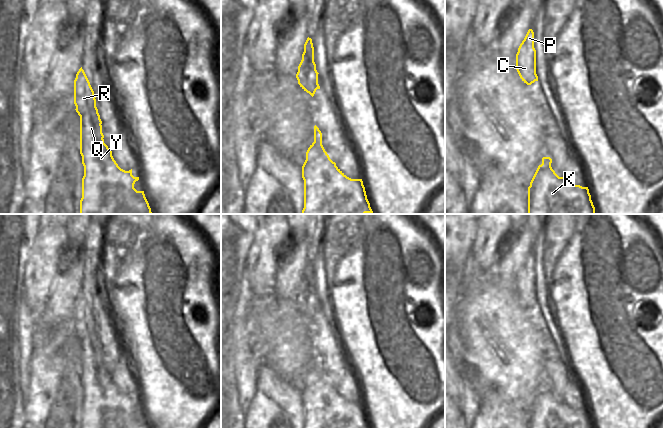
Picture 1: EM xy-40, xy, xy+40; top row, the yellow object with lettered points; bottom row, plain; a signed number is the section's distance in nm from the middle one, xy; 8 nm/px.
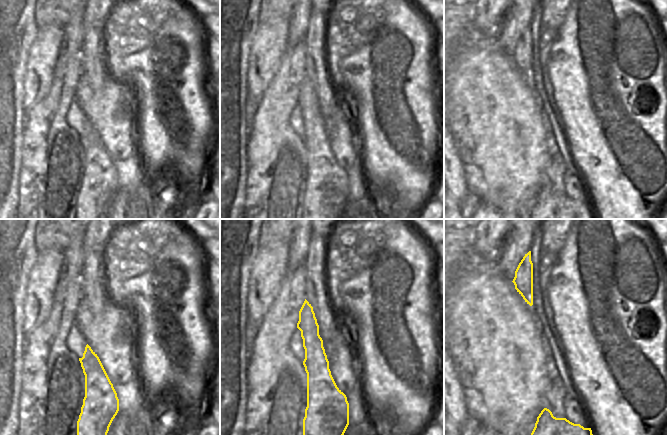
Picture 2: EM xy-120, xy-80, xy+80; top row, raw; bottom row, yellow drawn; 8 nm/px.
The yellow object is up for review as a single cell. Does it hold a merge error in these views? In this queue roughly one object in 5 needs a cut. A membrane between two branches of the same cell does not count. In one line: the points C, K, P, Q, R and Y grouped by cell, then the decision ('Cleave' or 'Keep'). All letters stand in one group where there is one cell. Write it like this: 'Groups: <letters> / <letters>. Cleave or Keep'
Groups: C K P Q R Y. Keep

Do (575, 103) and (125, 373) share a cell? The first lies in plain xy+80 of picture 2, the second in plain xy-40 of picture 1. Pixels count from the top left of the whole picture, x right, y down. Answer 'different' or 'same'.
different

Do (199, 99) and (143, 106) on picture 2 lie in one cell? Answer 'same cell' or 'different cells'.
same cell

